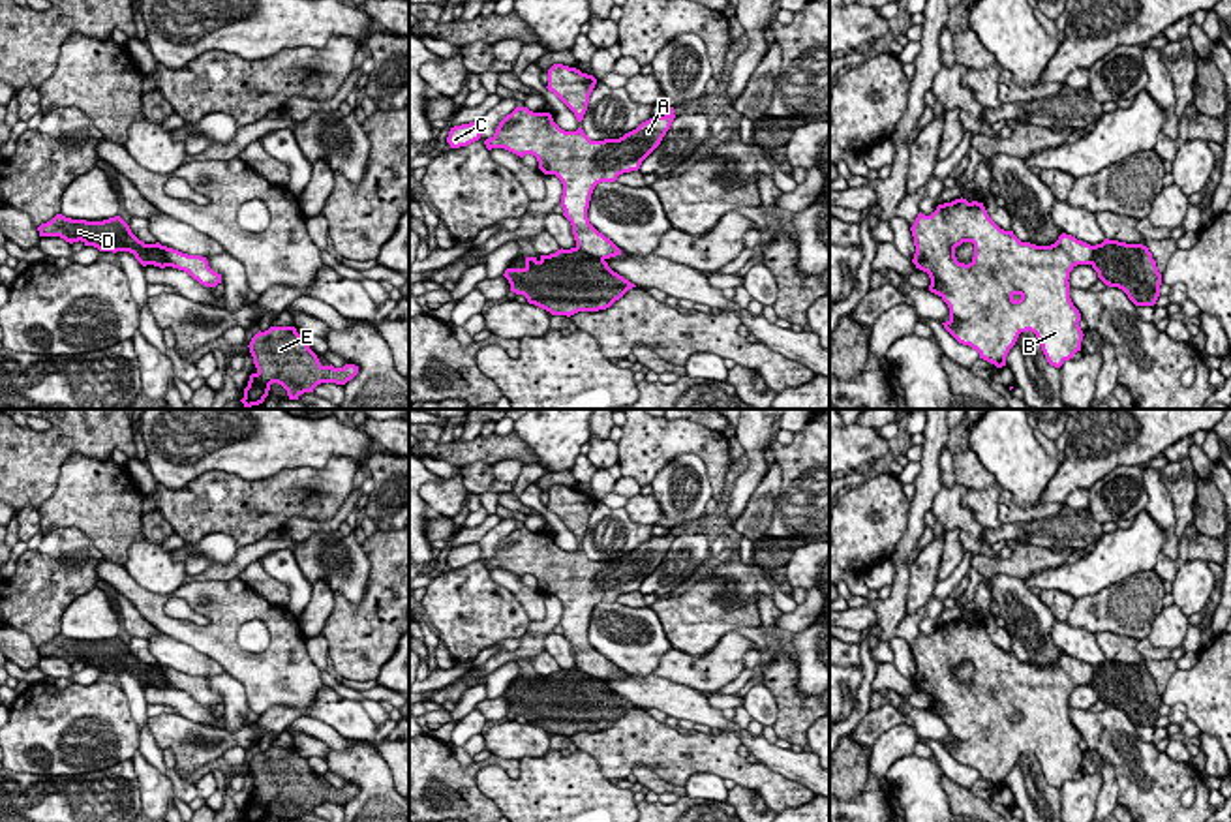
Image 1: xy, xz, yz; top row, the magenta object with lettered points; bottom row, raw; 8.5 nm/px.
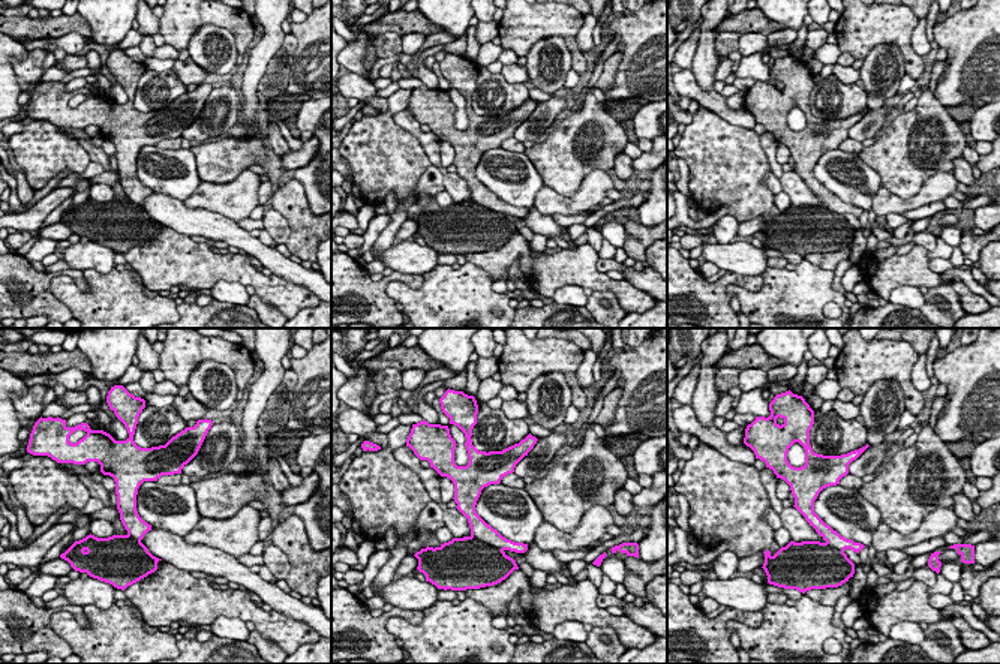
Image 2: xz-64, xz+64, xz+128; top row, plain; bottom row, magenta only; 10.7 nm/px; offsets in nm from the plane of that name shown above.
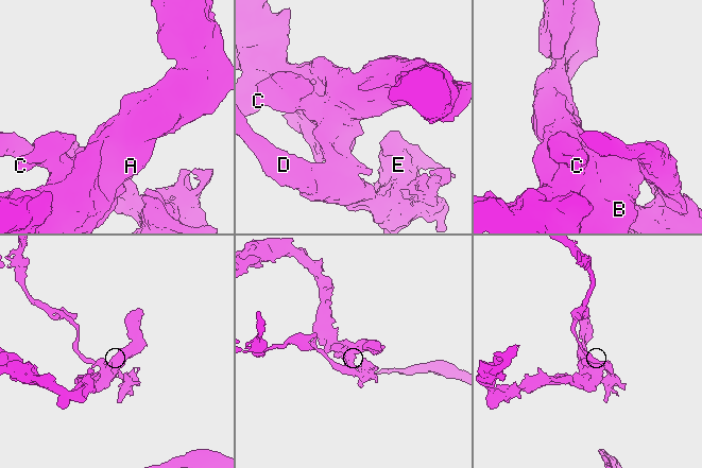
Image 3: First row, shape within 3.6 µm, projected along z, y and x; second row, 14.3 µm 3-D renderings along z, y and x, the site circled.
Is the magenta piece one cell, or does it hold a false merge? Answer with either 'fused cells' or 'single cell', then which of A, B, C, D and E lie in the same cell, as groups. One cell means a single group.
fused cells; groups A B C / D E

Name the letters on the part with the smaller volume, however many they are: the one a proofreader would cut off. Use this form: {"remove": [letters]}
{"remove": ["D", "E"]}

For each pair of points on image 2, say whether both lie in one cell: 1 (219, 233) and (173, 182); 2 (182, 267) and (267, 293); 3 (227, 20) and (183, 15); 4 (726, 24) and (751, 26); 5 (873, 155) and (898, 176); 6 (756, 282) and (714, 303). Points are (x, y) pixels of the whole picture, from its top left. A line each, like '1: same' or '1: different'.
1: different
2: same
3: same
4: same
5: same
6: same

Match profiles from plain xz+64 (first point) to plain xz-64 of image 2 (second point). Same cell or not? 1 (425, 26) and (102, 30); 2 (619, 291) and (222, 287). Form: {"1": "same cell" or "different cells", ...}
{"1": "different cells", "2": "different cells"}

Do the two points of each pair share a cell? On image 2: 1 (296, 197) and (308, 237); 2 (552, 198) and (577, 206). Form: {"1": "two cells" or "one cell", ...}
{"1": "one cell", "2": "one cell"}

